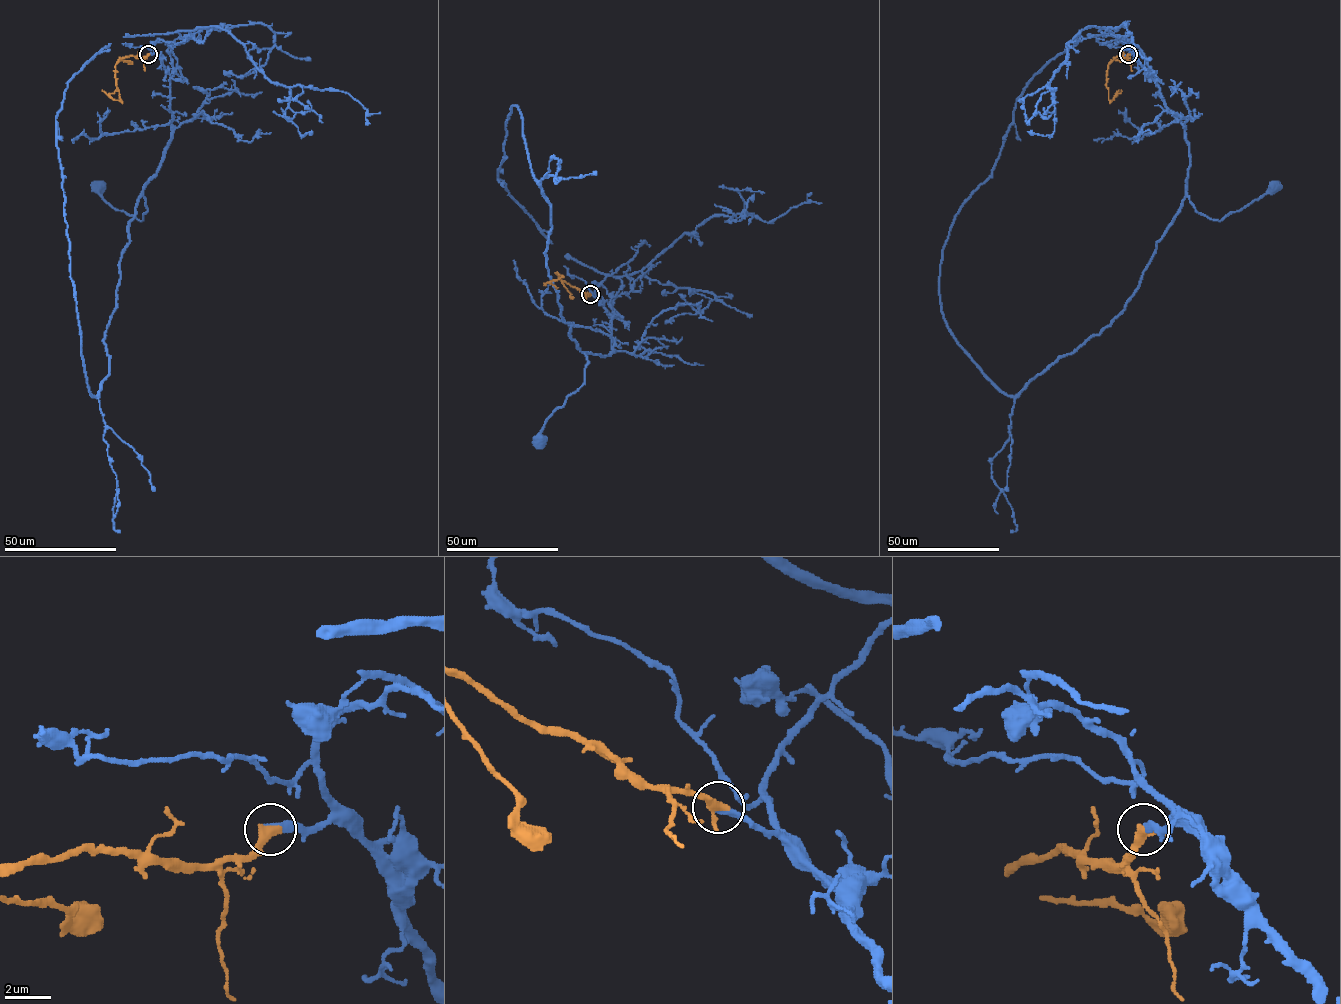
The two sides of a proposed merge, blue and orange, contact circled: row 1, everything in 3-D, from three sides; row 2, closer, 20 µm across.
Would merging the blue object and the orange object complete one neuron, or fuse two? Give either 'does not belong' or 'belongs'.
belongs

